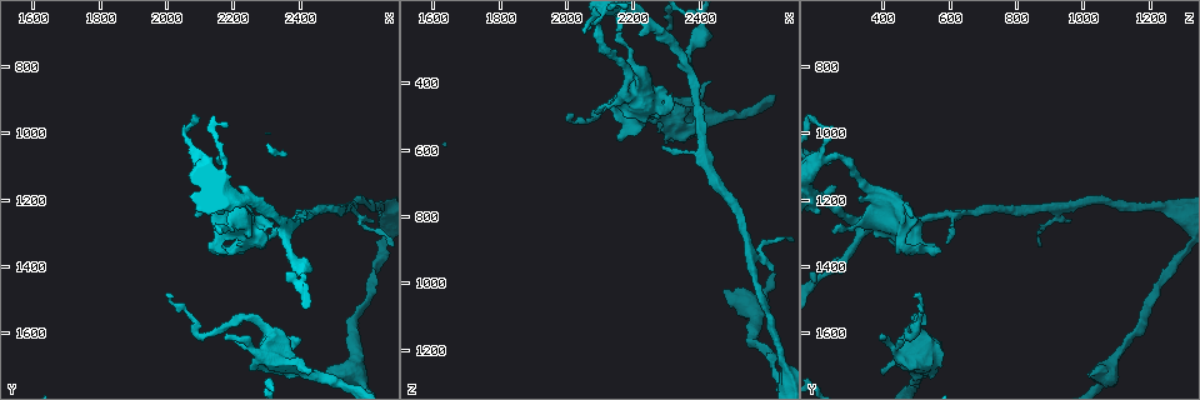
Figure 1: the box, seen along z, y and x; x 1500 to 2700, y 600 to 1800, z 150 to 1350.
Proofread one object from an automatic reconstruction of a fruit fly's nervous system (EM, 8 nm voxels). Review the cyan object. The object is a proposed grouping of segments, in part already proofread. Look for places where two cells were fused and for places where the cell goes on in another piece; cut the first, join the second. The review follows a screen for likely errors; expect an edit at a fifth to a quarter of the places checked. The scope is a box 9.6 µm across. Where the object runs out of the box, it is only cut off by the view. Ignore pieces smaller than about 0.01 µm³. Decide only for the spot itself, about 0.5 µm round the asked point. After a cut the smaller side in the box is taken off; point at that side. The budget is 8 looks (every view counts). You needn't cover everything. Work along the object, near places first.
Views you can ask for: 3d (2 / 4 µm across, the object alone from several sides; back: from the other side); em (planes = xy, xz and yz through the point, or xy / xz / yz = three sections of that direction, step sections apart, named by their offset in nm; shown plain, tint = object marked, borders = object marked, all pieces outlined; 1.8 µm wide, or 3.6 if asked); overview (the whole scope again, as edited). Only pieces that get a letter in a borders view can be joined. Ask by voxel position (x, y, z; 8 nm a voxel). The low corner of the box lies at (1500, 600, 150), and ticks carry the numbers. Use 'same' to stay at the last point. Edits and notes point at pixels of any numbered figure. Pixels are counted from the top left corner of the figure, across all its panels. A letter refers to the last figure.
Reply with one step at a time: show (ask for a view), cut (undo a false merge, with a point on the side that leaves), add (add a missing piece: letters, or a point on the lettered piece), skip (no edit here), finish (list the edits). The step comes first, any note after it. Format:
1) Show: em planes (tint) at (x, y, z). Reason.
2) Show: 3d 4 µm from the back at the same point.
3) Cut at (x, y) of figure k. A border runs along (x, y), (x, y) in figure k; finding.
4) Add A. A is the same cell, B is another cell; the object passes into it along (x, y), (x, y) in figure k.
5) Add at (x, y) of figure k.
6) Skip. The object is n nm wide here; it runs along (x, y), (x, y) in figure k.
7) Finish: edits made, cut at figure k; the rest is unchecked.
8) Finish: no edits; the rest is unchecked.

Show: 3d 4 µm at (2150, 1360, 570). Branch stops here.

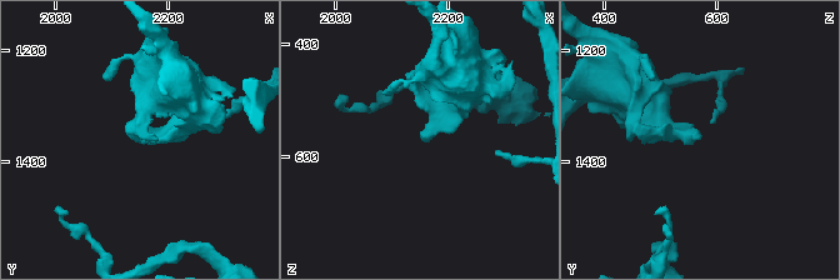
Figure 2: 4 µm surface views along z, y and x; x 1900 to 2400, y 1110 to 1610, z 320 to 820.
Show: em planes (borders) at (2155, 1355, 565).

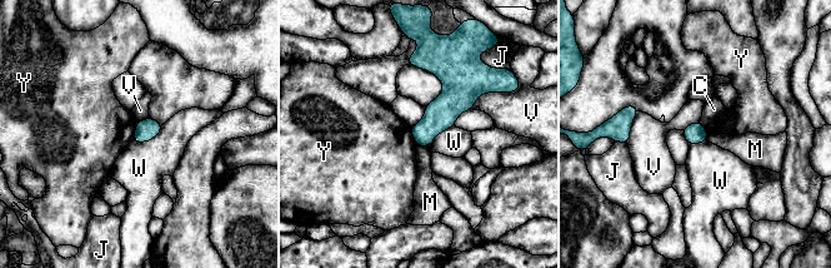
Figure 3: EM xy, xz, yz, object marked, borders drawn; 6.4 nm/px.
Skip. The longest contact is with V, 300 nm; C, J, M, V, W and Y are other cells; a border runs along (138, 122), (131, 140) in figure 3; none of them fits.

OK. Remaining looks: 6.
Show: 3d 4 µm at (2410, 1240, 620).

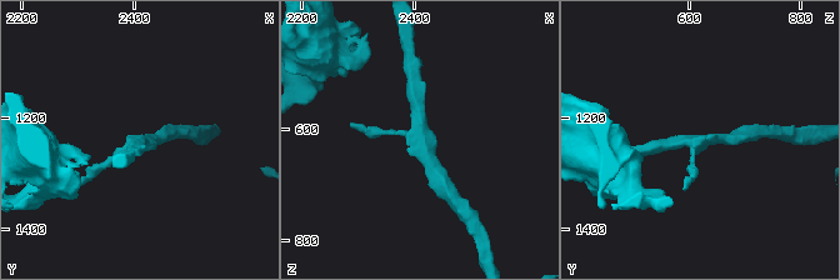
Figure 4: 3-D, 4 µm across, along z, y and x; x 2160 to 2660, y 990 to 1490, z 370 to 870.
Show: em planes (borders) at (2415, 1245, 620). Shape alone is not enough.

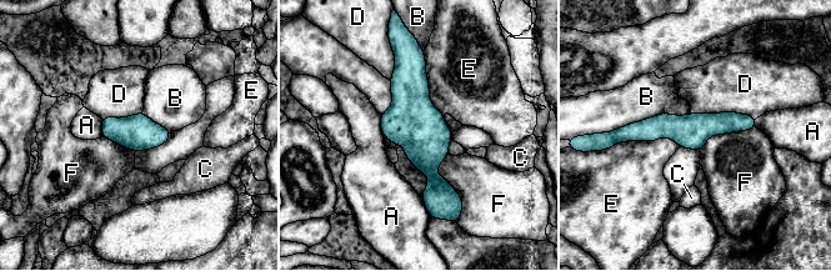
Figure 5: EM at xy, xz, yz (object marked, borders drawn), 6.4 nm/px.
Skip. A, B, C, D, E and F are other cells; it runs along (413, 56), (432, 205) in figure 5; continuous, no second cell.

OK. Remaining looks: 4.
Show: 3d 4 µm at (2550, 1220, 940). Branch point.

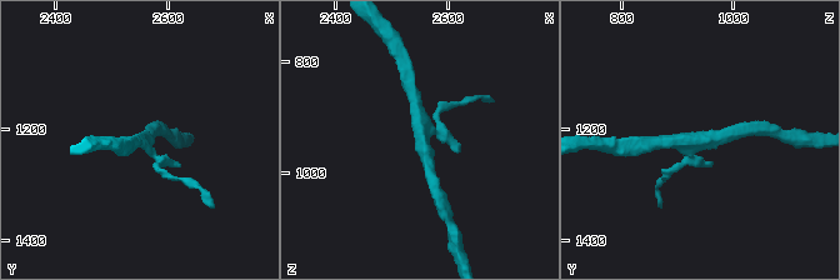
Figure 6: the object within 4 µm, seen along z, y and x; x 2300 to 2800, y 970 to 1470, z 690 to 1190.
Show: em planes (plain) at (2550, 1215, 940). Shape alone is not enough.

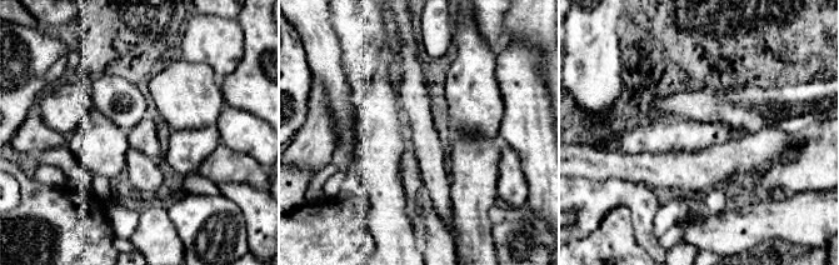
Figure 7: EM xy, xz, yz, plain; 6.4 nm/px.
Show: em planes (borders) at the same point.

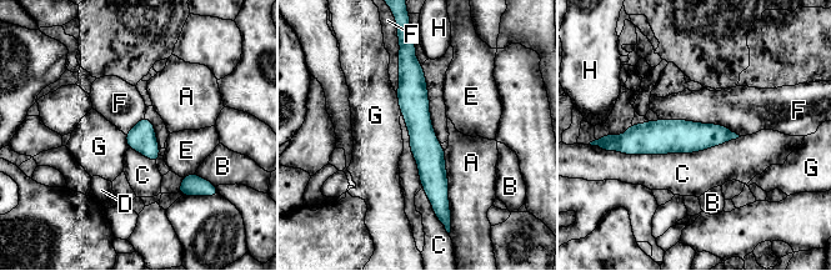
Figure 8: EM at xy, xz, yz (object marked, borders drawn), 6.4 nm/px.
Skip. The longest contact is with C, 850 nm; A, B, C, D, E, F, G and H are other cells; one cell here.

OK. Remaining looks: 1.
Finish: no edits; the rest is unchecked.

